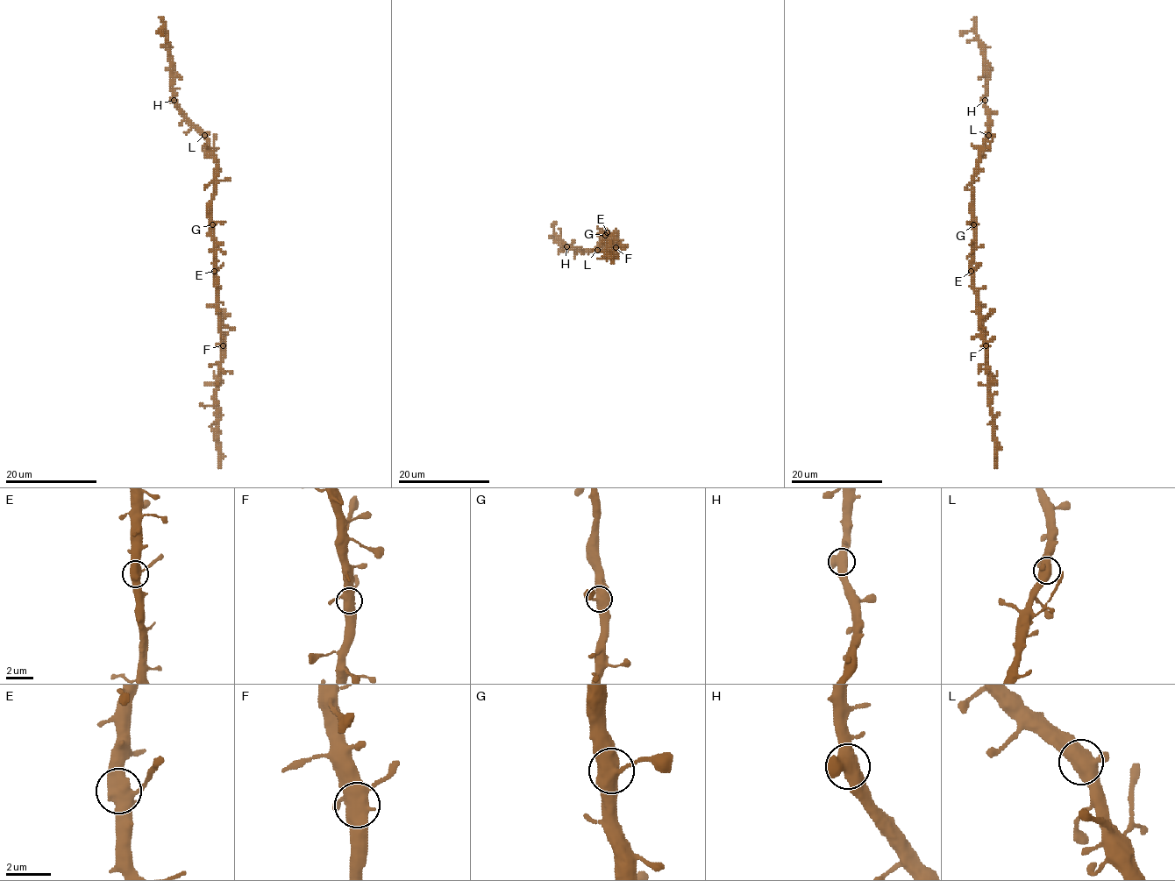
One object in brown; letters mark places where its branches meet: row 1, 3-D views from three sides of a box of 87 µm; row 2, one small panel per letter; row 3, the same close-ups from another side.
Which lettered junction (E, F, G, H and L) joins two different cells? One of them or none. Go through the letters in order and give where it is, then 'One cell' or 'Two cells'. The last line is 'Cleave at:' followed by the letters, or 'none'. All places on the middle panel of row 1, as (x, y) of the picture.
E: Place: (607, 232). One cell
F: Place: (615, 247). One cell
G: Place: (605, 235). One cell
H: Place: (566, 246). One cell
L: Place: (597, 250). One cell
Cleave at: none

